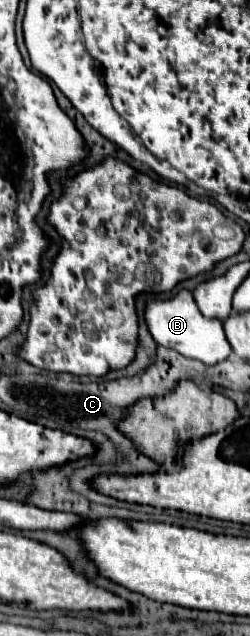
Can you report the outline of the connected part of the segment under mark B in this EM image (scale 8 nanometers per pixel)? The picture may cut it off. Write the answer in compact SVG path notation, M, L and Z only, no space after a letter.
M181 290L171 300L151 300L145 310L145 320L159 346L177 350L179 354L183 354L187 358L195 358L195 360L201 360L203 364L213 366L217 362L227 360L231 354L229 342L225 340L225 334L223 334L223 322L205 320L205 316L201 316L199 308L195 306L193 294L187 290Z

